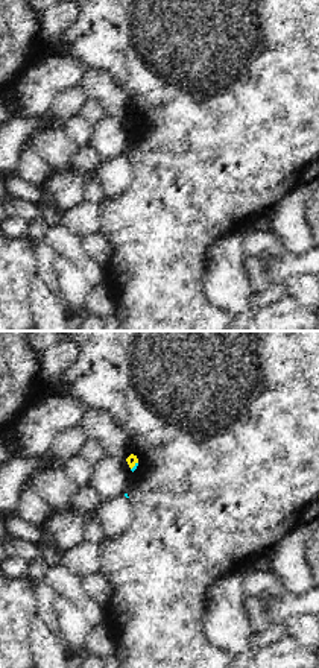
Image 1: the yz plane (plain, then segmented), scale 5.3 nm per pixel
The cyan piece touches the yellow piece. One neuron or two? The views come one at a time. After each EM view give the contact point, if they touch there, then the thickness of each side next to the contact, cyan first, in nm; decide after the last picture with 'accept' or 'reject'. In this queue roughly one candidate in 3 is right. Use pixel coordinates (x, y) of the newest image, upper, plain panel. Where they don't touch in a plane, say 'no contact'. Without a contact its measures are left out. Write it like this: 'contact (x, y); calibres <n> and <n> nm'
contact (134, 126); calibres 20 and 50 nm

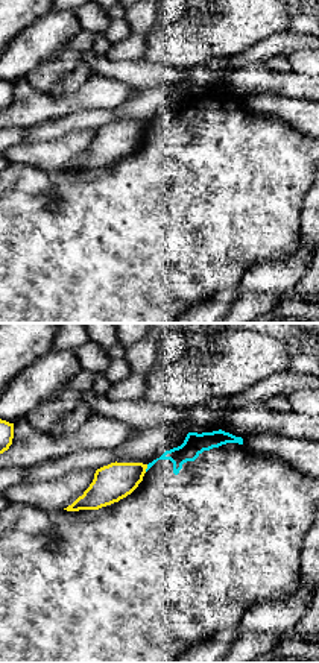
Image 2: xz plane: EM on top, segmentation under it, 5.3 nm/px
contact (148, 128); calibres 110 and 200 nm

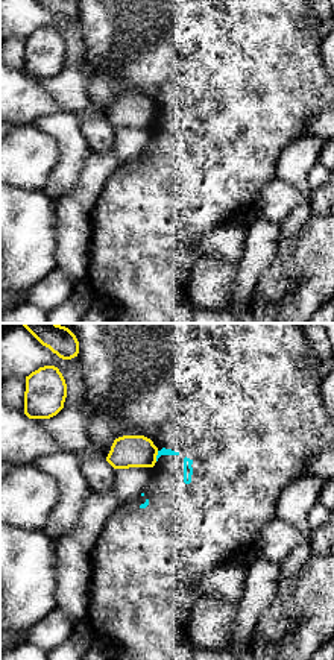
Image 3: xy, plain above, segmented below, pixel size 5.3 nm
contact (157, 116); calibres 40 and 180 nm

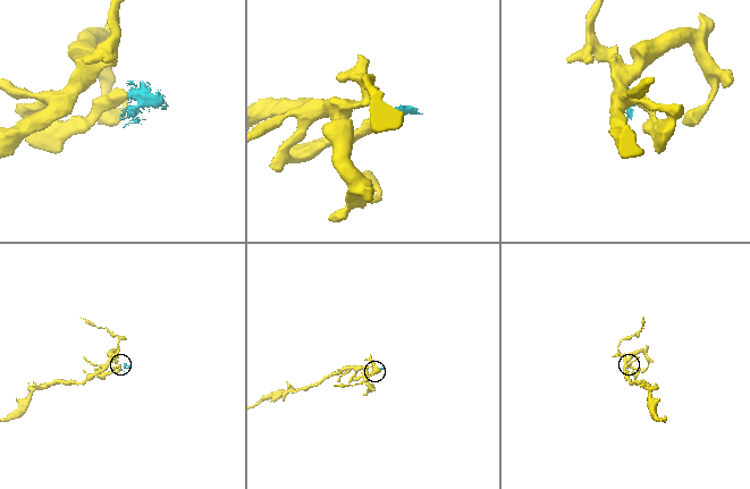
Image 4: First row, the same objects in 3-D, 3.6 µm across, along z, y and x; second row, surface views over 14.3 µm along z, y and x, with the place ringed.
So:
reject

